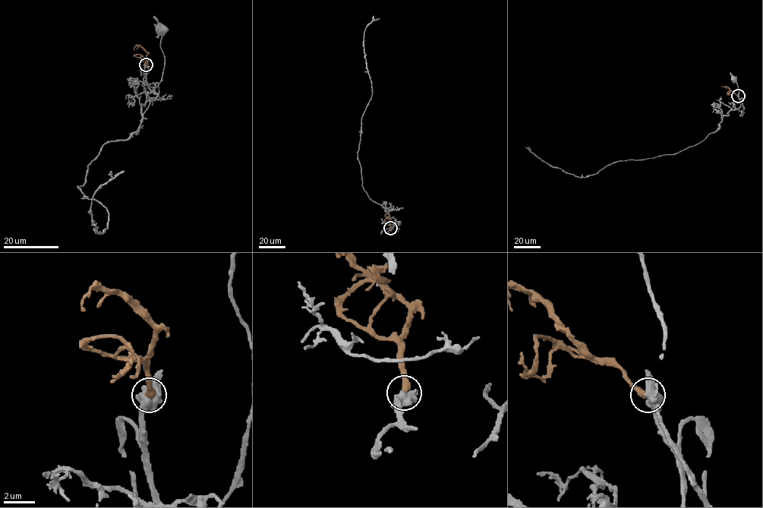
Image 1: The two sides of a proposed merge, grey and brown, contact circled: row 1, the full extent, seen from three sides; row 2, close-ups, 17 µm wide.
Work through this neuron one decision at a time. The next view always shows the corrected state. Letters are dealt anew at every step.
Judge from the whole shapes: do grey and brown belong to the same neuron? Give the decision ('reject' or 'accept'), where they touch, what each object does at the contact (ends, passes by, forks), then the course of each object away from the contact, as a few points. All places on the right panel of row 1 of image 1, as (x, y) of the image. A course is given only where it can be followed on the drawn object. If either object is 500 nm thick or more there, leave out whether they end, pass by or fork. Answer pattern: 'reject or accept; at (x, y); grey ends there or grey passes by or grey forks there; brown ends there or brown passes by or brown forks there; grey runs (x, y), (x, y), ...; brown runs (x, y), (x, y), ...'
accept; at (738, 96); grey runs (737, 96), (742, 100), (744, 109), (739, 97), (737, 85), (733, 80); brown runs (737, 96), (722, 86)

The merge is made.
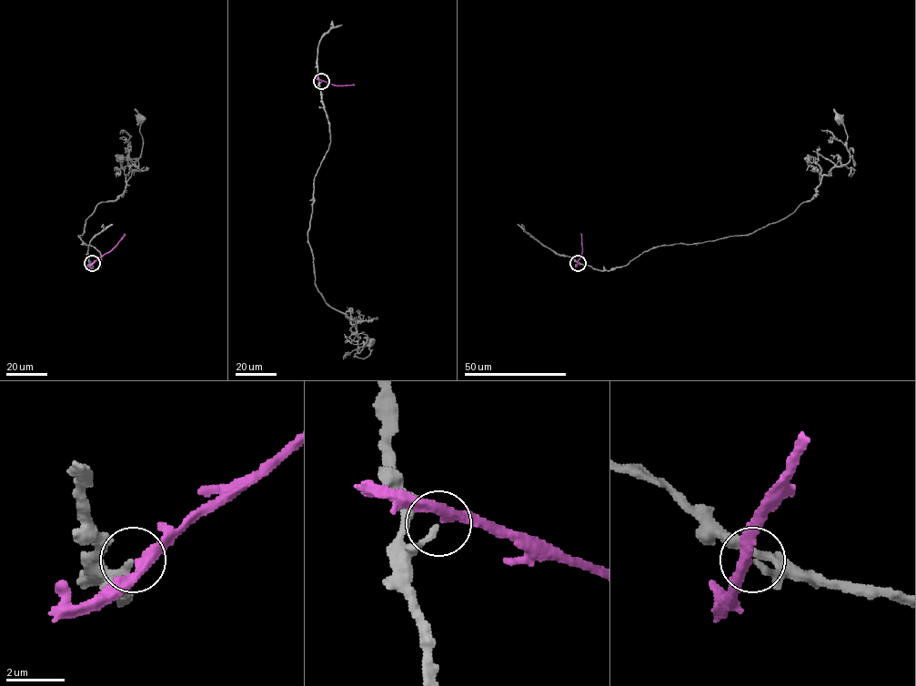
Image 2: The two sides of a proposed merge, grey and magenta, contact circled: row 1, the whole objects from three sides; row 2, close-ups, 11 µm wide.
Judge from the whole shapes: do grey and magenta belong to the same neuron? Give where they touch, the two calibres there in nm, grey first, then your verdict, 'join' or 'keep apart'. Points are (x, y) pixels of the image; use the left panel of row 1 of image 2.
(92, 263) | 220/320 nm | keep apart

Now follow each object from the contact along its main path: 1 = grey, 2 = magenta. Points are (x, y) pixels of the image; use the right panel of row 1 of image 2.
1: (578, 263), (608, 270), (659, 246), (744, 235), (782, 219), (849, 161), (851, 148), (855, 166), (838, 120)
2: (578, 263), (582, 249), (580, 233)

